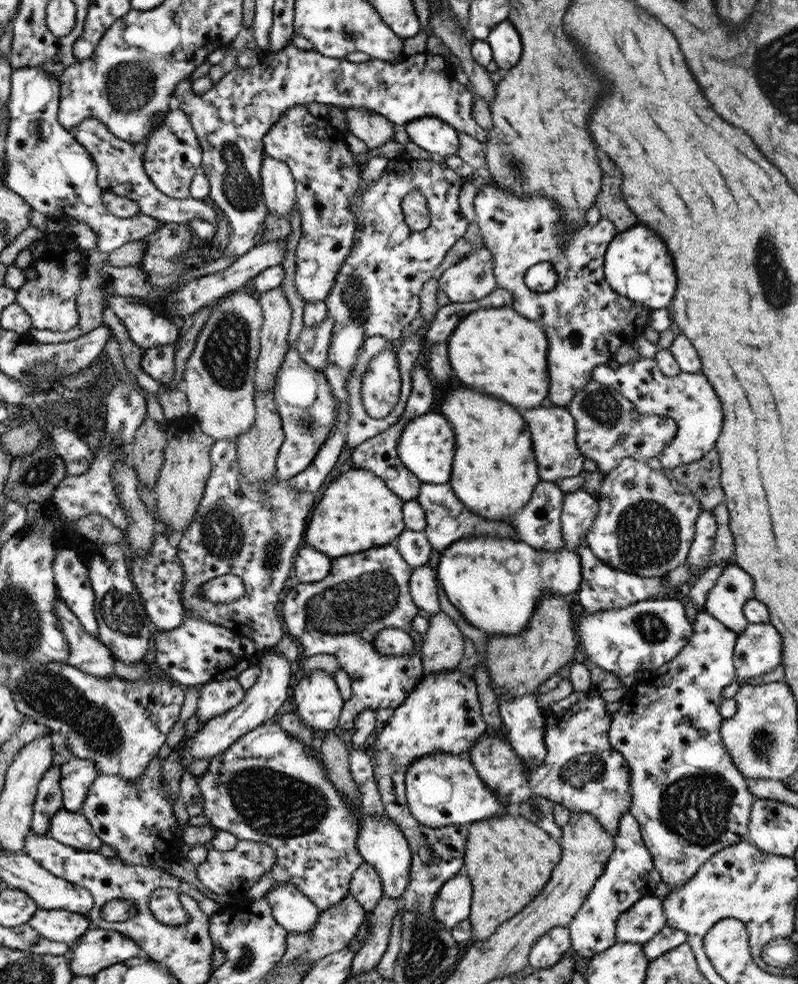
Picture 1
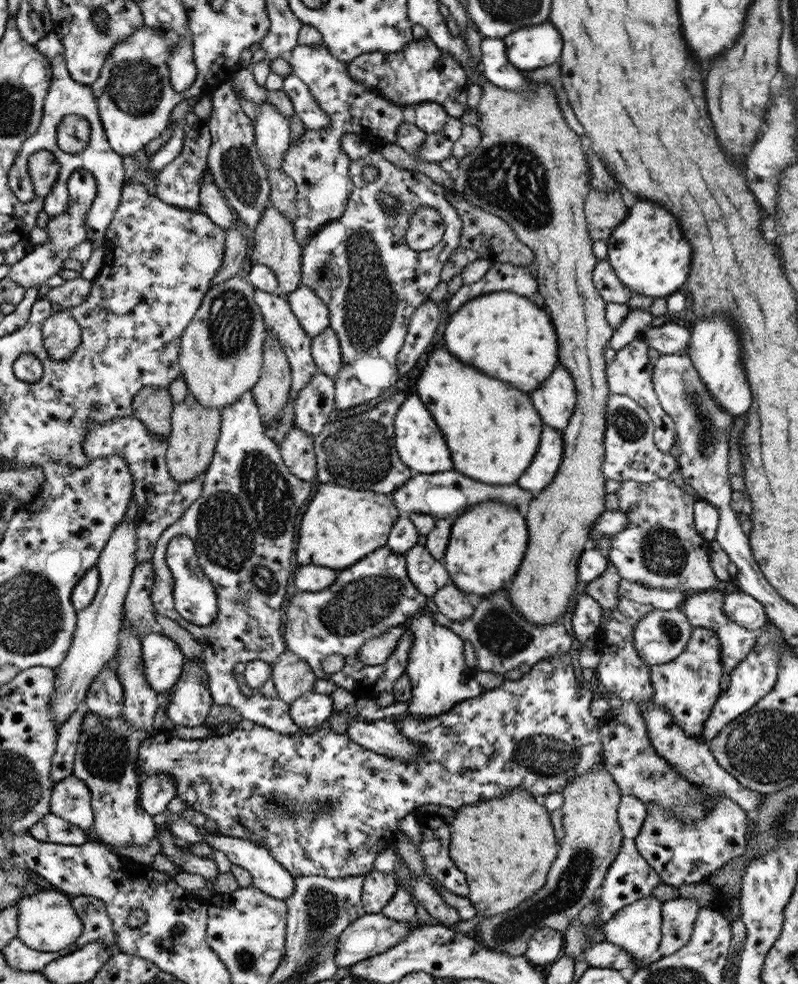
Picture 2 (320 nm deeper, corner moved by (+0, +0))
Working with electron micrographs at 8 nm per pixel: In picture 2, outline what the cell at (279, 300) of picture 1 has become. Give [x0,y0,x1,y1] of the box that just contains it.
[249,200,303,298]

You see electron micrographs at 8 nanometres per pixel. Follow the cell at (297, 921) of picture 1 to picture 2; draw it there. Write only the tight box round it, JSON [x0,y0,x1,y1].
[199,826,295,902]

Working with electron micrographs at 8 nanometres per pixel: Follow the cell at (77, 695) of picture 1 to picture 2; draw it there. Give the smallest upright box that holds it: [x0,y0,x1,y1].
[74,709,156,850]

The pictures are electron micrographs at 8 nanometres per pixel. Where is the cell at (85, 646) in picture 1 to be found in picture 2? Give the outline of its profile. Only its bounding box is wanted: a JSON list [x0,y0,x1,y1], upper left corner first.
[84,666,125,718]

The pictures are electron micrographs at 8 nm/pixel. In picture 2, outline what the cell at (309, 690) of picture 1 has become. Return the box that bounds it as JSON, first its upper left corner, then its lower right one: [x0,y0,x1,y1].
[289,690,333,731]

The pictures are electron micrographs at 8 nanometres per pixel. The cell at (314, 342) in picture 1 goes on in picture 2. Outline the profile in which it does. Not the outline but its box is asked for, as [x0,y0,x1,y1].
[293,371,335,436]

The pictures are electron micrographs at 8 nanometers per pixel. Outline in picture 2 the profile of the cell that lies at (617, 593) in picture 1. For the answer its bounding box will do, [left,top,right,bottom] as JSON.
[570,592,604,645]

